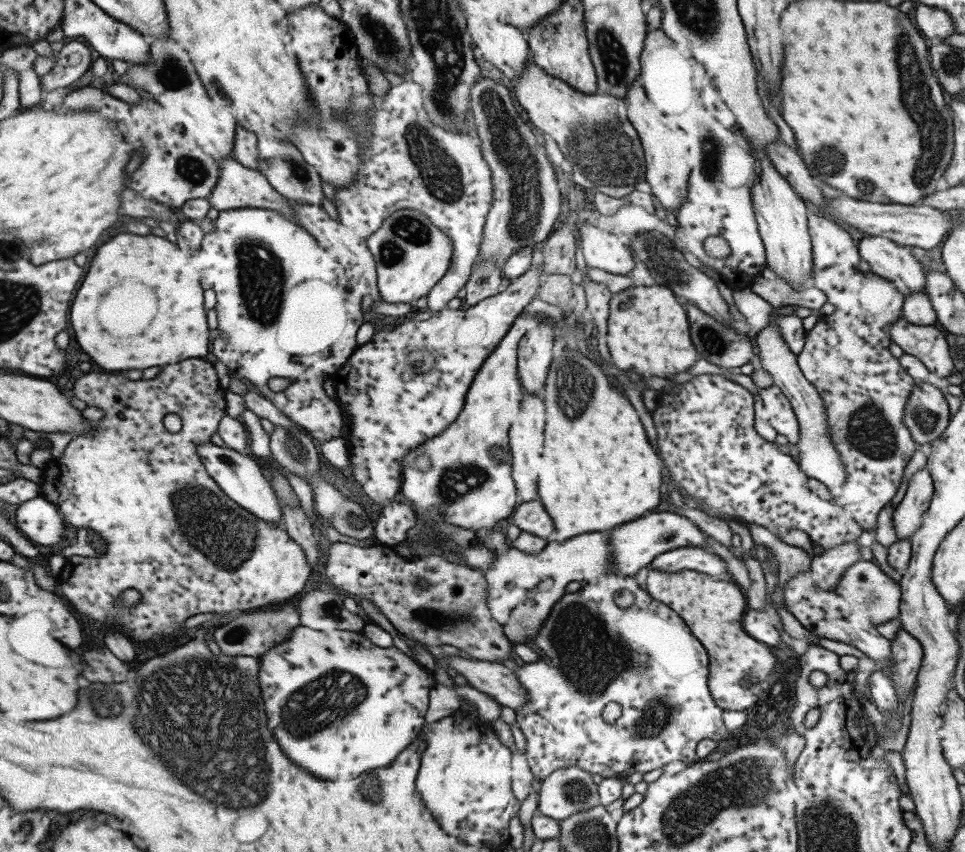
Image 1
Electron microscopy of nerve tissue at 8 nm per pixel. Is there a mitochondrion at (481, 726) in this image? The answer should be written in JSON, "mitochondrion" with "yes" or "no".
{"mitochondrion":"no"}

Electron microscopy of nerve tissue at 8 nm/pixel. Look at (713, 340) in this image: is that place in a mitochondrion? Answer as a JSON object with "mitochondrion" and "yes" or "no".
{"mitochondrion":"yes"}

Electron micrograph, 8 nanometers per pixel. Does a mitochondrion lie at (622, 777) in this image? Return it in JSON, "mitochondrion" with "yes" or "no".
{"mitochondrion":"no"}

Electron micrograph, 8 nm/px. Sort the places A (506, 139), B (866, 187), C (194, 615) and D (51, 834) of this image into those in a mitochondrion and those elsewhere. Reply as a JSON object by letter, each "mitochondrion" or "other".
{"A":"mitochondrion","B":"mitochondrion","C":"other","D":"other"}

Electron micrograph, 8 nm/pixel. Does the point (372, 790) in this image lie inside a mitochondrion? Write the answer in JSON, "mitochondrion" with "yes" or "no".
{"mitochondrion":"yes"}

